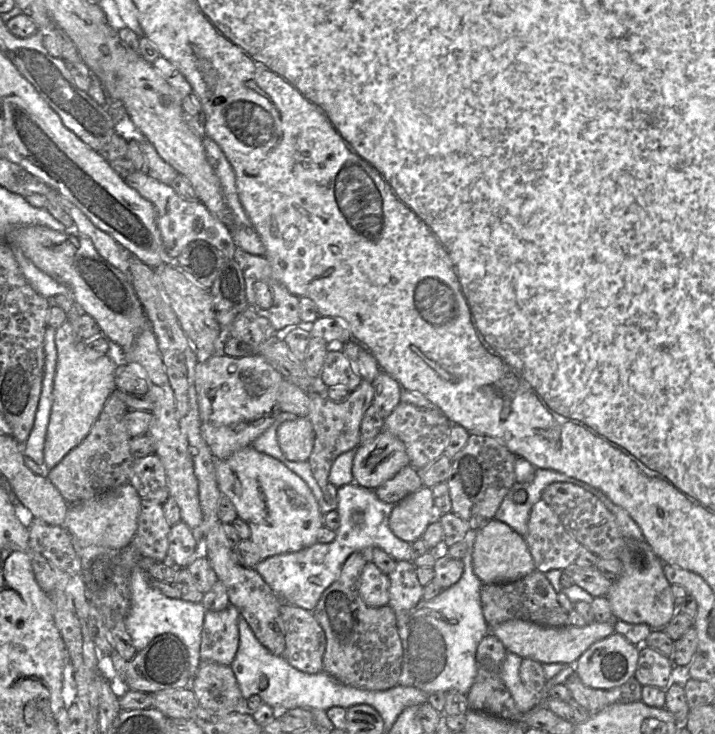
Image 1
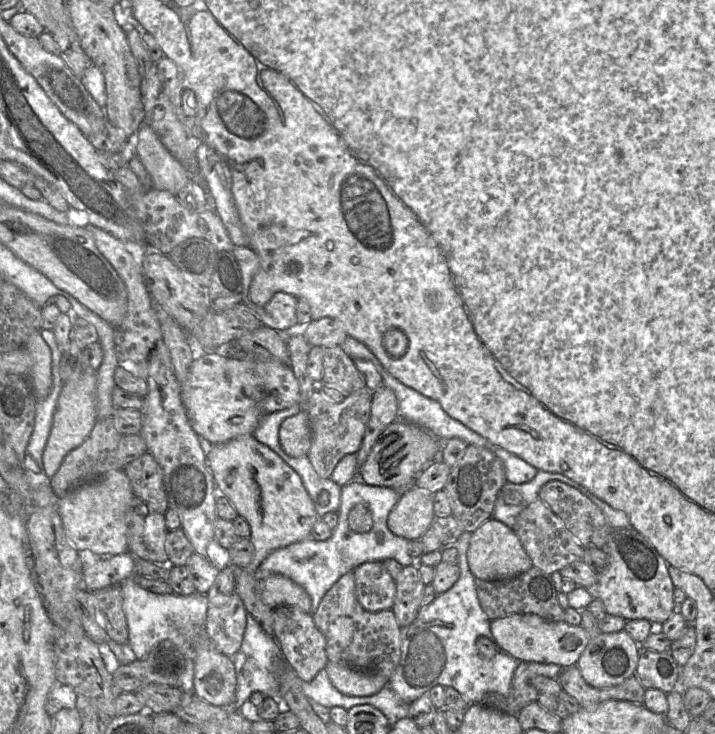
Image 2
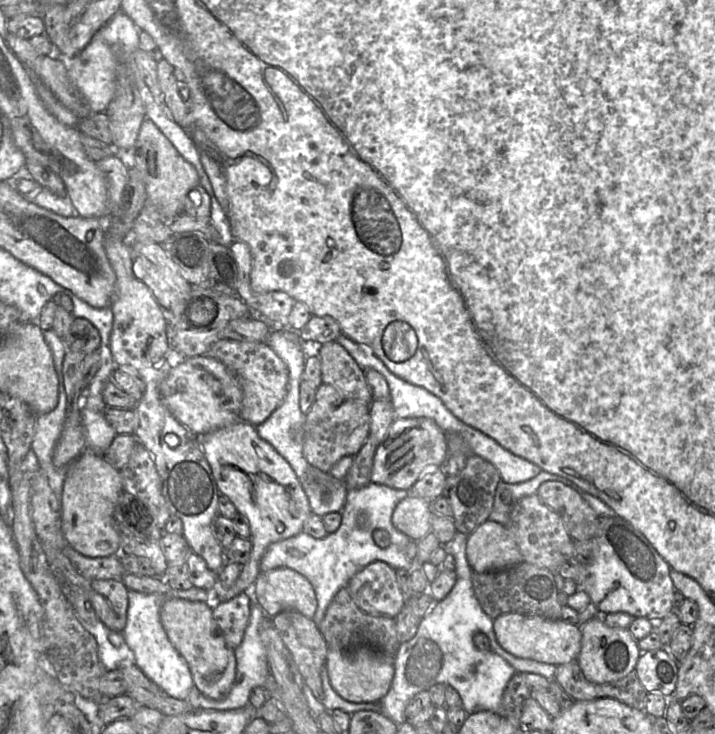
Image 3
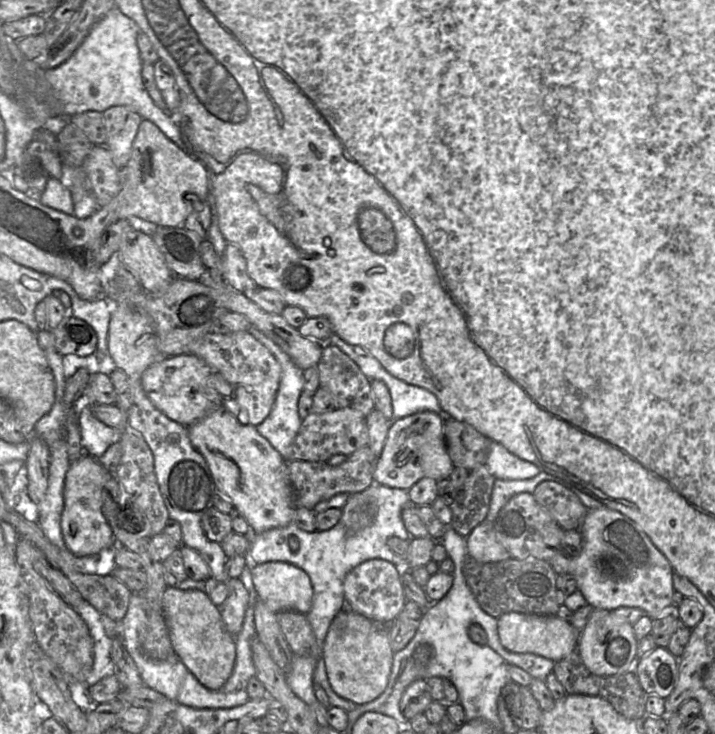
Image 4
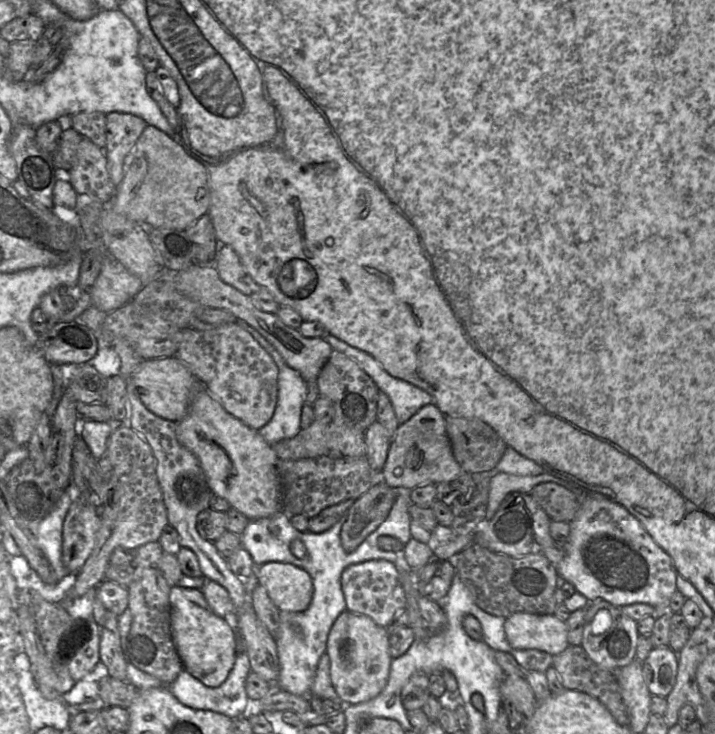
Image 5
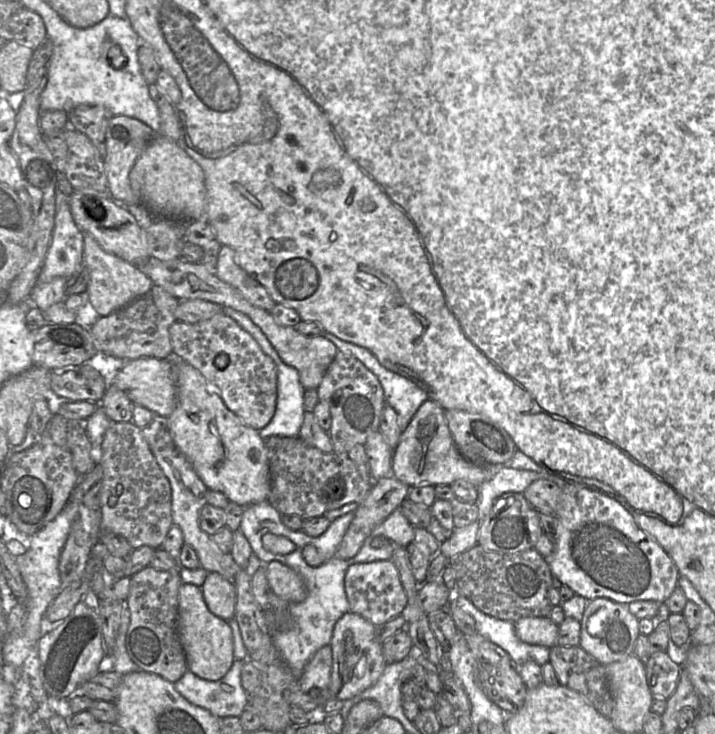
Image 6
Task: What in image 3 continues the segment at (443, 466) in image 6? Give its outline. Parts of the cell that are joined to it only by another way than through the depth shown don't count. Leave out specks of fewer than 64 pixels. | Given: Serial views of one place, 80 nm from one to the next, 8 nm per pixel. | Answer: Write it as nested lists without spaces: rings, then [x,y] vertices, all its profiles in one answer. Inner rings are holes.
[[[396,418],[378,445],[371,483],[411,490],[417,480],[432,468],[443,467],[449,456],[446,433],[430,418]]]

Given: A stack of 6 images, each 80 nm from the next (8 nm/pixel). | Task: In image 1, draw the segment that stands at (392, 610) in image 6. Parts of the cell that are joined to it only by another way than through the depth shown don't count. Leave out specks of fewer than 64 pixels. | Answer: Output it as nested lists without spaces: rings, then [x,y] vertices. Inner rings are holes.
[[[368,561],[359,581],[359,592],[363,601],[371,607],[389,604],[390,579],[374,562]]]

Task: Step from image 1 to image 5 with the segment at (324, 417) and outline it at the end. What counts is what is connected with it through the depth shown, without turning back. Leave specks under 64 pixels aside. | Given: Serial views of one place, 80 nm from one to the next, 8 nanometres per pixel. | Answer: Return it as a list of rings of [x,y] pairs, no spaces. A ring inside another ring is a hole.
[[[315,419],[308,428],[301,429],[295,437],[281,440],[271,446],[281,460],[328,456],[331,451],[339,451],[346,457],[362,457],[367,454],[365,431],[354,429],[344,424],[337,424],[334,420],[329,423],[323,423]]]

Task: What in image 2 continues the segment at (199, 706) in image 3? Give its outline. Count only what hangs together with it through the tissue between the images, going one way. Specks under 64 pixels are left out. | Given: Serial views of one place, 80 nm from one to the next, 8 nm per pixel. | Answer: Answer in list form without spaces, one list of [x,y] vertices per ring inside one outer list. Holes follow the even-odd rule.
[[[250,614],[247,615],[247,624],[239,650],[233,657],[236,673],[236,695],[234,702],[221,708],[238,709],[249,699],[253,692],[260,692],[265,697],[273,698],[277,703],[286,705],[280,695],[279,662],[282,654],[278,642],[271,635],[264,632],[260,624]]]

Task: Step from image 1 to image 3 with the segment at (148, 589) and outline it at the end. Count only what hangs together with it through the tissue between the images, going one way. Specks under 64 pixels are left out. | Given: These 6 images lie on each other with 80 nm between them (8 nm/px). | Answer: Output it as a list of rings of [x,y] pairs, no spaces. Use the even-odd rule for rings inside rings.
[[[195,586],[188,590],[170,589],[164,595],[128,590],[127,621],[121,634],[134,653],[135,665],[144,675],[157,684],[166,695],[176,699],[186,699],[194,683],[187,662],[169,641],[160,620],[160,610],[166,598],[180,598],[200,602],[209,600],[207,590]]]

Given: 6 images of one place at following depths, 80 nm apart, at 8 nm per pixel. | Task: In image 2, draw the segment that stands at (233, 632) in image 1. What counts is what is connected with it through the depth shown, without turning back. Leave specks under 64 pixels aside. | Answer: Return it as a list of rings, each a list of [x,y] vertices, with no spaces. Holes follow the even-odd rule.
[[[234,593],[227,604],[208,607],[203,630],[219,652],[233,657],[241,646],[247,615],[243,601]]]

